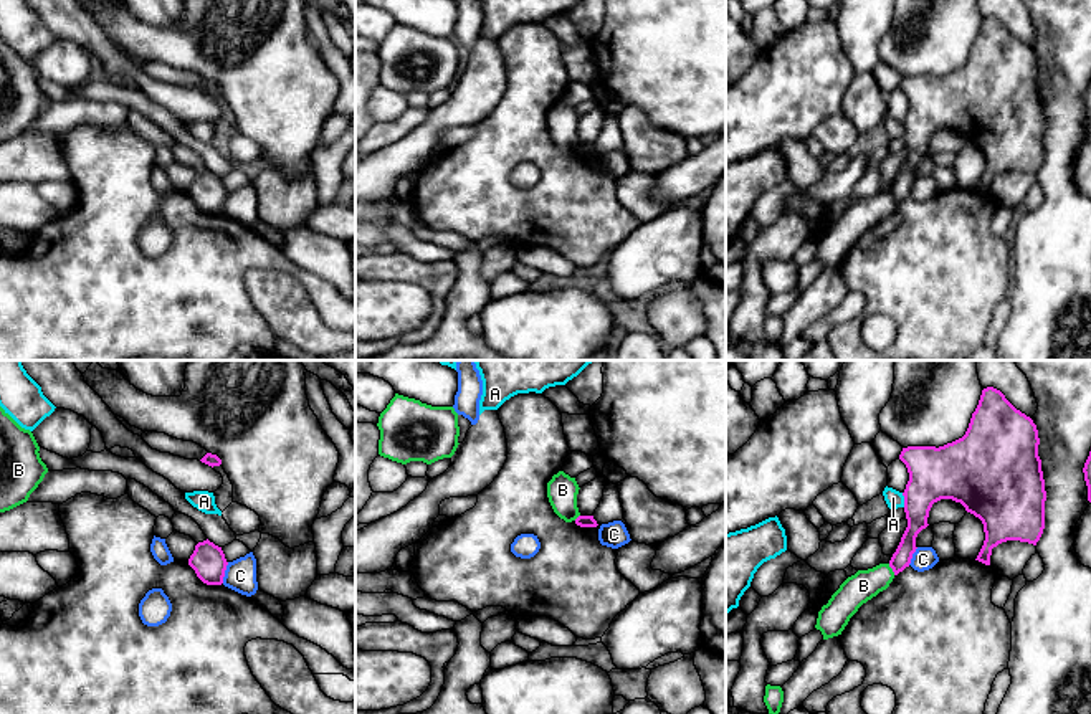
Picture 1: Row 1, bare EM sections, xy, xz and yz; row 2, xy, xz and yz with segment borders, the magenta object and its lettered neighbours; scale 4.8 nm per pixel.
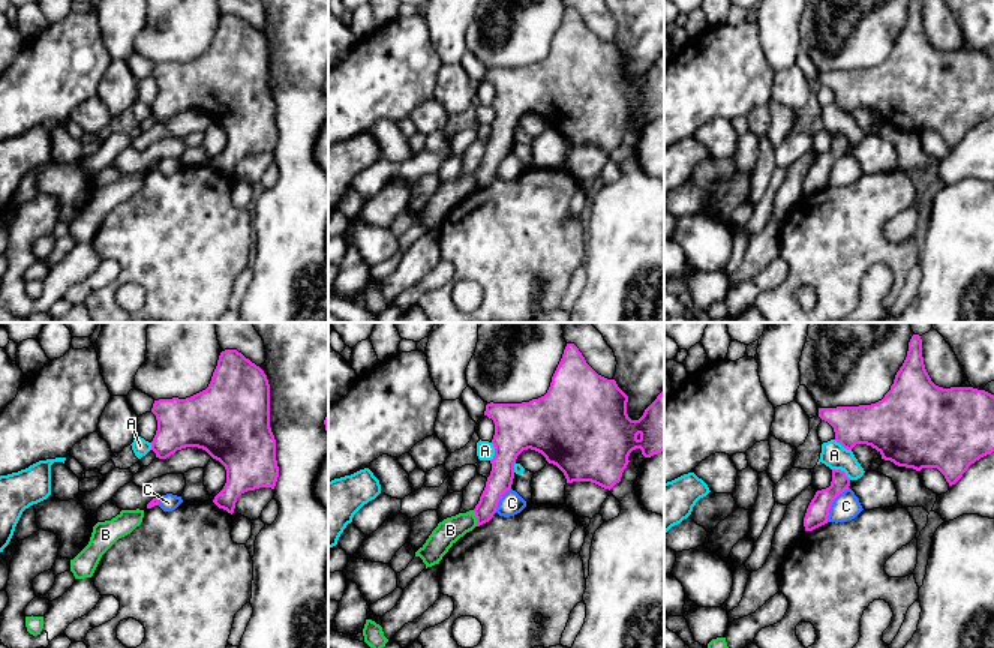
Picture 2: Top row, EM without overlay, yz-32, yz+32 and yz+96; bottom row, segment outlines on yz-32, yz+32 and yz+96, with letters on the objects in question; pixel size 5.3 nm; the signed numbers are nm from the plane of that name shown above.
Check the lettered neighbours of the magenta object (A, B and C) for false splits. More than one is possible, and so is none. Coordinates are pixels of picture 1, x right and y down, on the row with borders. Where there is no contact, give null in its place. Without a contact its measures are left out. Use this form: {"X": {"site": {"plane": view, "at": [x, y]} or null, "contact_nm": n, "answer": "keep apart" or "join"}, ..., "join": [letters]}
{"A": {"site": {"plane": "yz", "at": [905, 499]}, "contact_nm": 70, "answer": "keep apart"}, "B": {"site": {"plane": "yz", "at": [891, 567]}, "contact_nm": 70, "answer": "keep apart"}, "C": {"site": {"plane": "xy", "at": [223, 572]}, "contact_nm": 110, "answer": "keep apart"}, "join": []}

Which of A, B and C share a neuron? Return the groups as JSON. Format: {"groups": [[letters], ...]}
{"groups": [["A"], ["B"], ["C"]]}

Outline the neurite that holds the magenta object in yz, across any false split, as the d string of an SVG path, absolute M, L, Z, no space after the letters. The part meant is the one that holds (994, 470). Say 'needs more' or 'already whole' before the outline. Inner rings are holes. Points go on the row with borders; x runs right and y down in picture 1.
already whole | M987 387L962 438L939 448L903 448L899 459L909 473L903 493L908 527L889 560L894 575L909 567L916 537L941 499L960 502L982 521L985 540L975 560L985 565L1002 542L1036 545L1046 501L1038 445L1033 420Z

